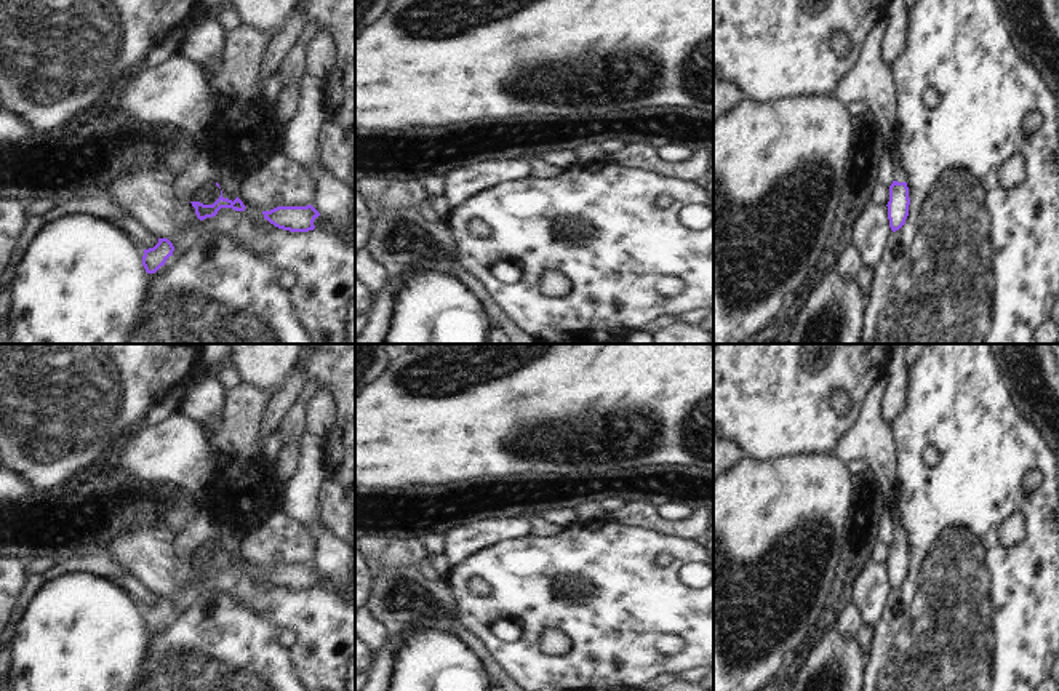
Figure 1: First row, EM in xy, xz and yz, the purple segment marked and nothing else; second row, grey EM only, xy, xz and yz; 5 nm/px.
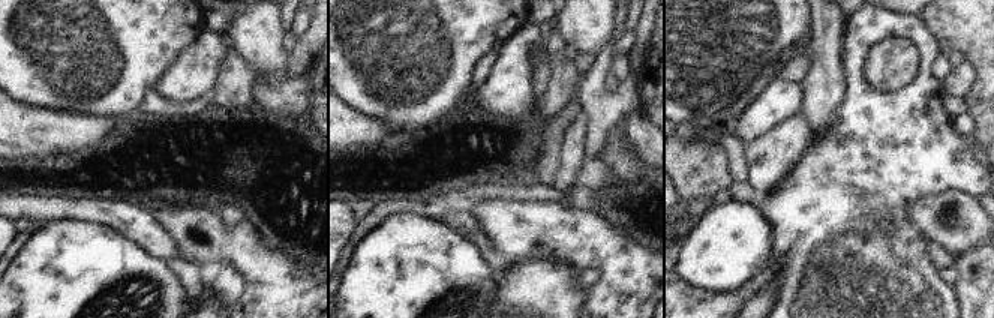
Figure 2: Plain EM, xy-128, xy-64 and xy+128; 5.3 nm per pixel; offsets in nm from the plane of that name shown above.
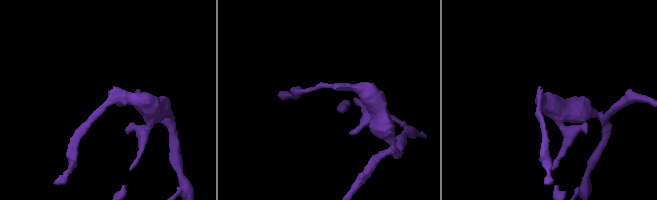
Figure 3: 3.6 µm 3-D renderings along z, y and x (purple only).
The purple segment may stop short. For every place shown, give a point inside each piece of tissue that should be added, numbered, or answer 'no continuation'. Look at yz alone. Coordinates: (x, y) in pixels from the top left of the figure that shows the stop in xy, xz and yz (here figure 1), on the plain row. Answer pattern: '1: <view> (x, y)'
1: yz (899, 533)

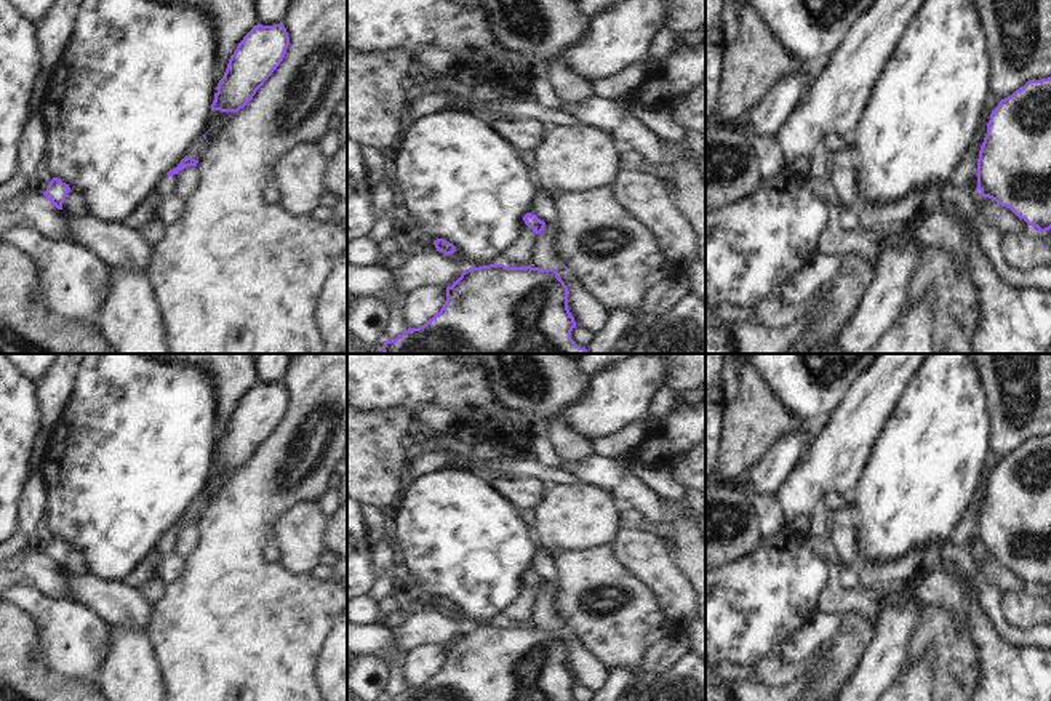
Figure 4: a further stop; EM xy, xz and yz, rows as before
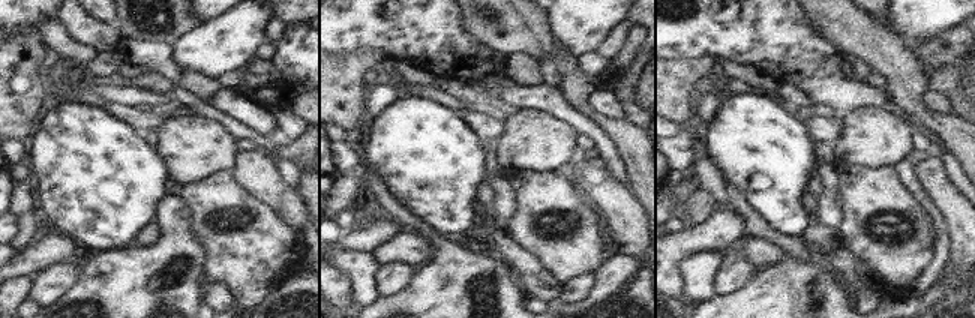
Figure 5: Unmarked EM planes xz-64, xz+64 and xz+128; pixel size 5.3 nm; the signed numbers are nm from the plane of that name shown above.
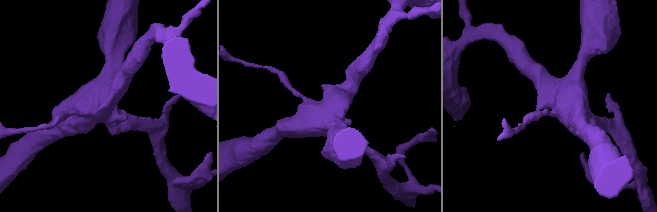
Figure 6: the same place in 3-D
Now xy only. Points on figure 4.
1: xy (165, 544)

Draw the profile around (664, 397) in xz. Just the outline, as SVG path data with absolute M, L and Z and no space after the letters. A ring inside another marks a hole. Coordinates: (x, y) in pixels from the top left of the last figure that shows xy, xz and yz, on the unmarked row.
M662 386L656 391L646 416L657 423L672 410L677 397L678 394L675 391L669 389L667 386Z

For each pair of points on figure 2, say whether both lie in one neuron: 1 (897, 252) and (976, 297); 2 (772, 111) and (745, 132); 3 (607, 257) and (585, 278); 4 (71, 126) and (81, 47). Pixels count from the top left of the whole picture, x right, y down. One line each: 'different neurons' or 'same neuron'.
1: different neurons
2: same neuron
3: different neurons
4: different neurons

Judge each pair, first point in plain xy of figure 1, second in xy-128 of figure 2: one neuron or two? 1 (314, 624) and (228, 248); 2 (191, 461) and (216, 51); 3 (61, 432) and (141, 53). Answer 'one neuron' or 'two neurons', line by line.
1: one neuron
2: one neuron
3: one neuron

